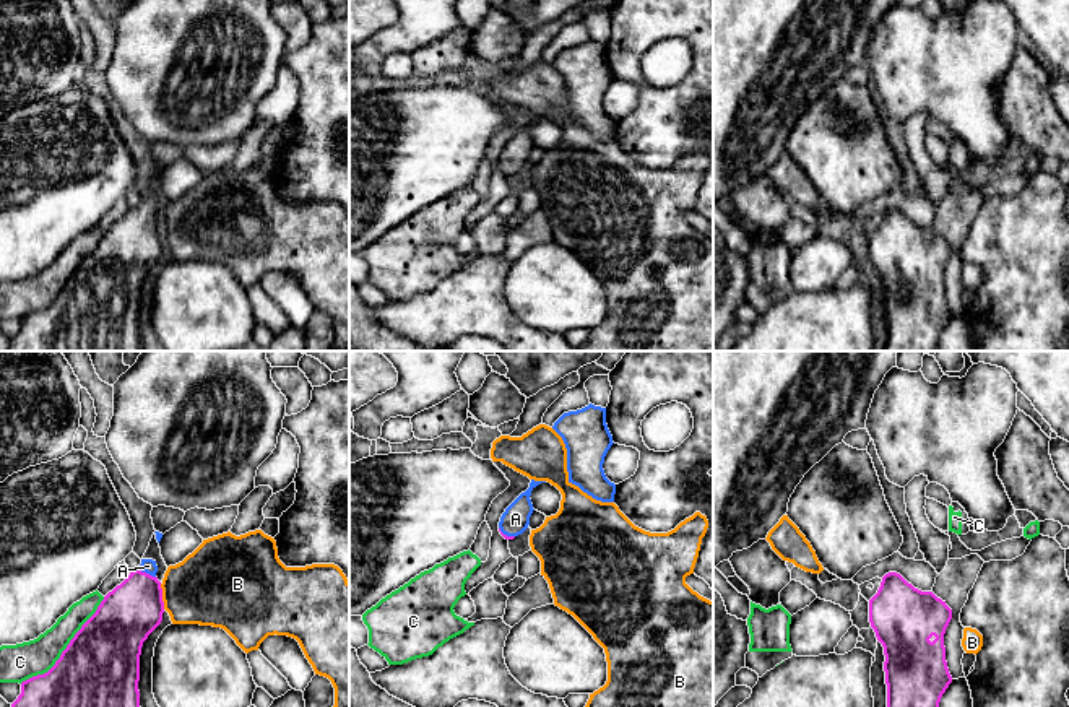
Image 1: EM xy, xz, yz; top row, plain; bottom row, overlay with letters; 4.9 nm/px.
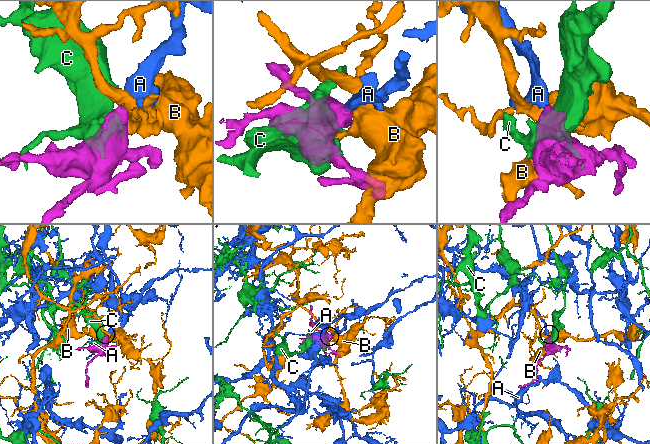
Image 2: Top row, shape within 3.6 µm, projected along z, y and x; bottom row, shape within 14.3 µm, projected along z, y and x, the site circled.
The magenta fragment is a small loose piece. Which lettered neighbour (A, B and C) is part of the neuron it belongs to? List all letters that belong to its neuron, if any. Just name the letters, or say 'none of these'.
A

